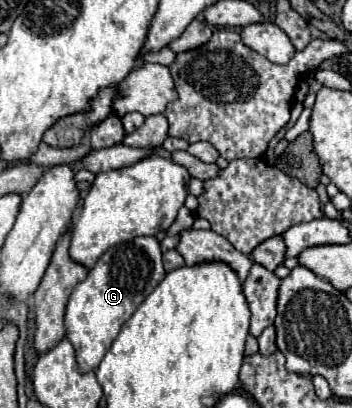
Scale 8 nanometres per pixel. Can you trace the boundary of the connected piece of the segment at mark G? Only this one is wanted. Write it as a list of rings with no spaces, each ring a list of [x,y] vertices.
[[[135,237],[133,241],[119,243],[107,249],[99,257],[85,281],[81,281],[73,289],[65,311],[67,339],[75,347],[81,373],[99,367],[121,325],[147,299],[147,295],[157,287],[157,283],[161,283],[163,277],[165,269],[161,263],[161,247],[155,237]]]

